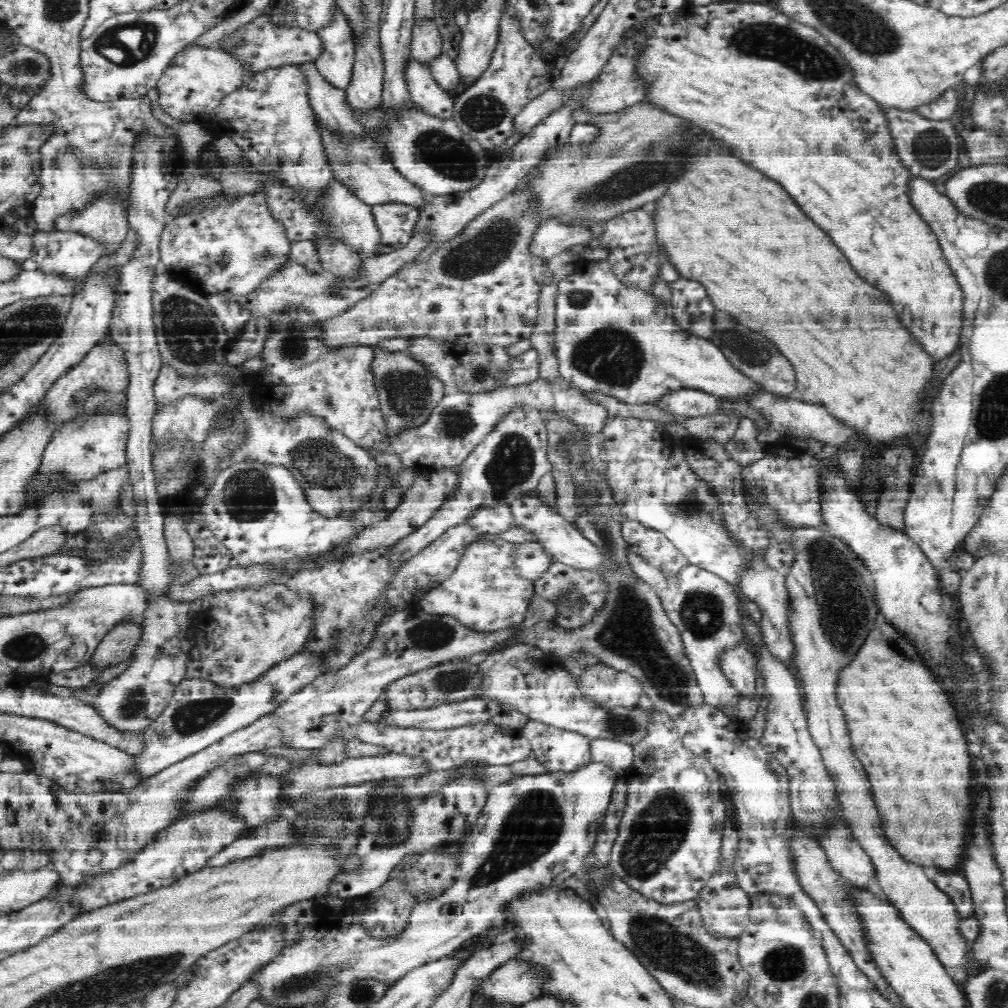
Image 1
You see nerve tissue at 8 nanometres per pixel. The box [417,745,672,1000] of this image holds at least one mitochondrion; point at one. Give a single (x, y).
(531, 828)

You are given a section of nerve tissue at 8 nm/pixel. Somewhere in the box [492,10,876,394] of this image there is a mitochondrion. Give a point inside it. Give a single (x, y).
(763, 41)

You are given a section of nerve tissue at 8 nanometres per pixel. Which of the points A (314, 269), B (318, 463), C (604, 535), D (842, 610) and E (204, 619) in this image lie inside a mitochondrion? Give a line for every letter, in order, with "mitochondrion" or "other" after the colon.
A: other
B: mitochondrion
C: mitochondrion
D: mitochondrion
E: other

